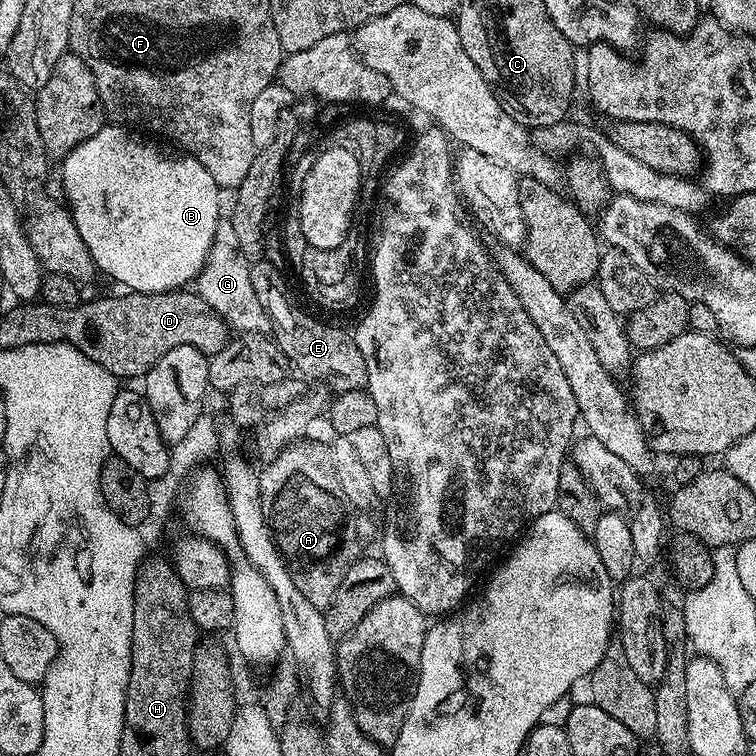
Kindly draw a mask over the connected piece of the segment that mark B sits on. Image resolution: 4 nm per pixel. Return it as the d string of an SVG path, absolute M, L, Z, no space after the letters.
M77 148L63 157L64 192L68 195L67 207L74 218L74 226L78 226L78 234L82 234L82 242L86 242L86 250L90 250L90 258L96 263L101 273L105 272L112 280L125 284L125 289L132 292L164 292L183 289L191 285L204 269L206 258L210 254L210 246L214 242L216 228L222 222L220 216L220 196L222 189L210 178L210 170L202 166L193 156L177 154L172 160L156 160L156 152L80 152Z

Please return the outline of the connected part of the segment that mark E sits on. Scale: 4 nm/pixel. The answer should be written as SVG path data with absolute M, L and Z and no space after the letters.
M261 258L252 264L250 282L258 294L258 302L262 302L262 306L268 311L271 331L273 333L276 331L274 333L276 343L284 351L284 357L288 359L289 365L295 371L297 368L301 372L297 372L301 377L309 381L317 380L320 383L317 385L336 394L367 389L366 362L362 358L362 350L358 350L351 331L343 332L332 324L323 324L322 321L315 320L310 313L295 308L288 301L283 274L268 261L268 258Z

